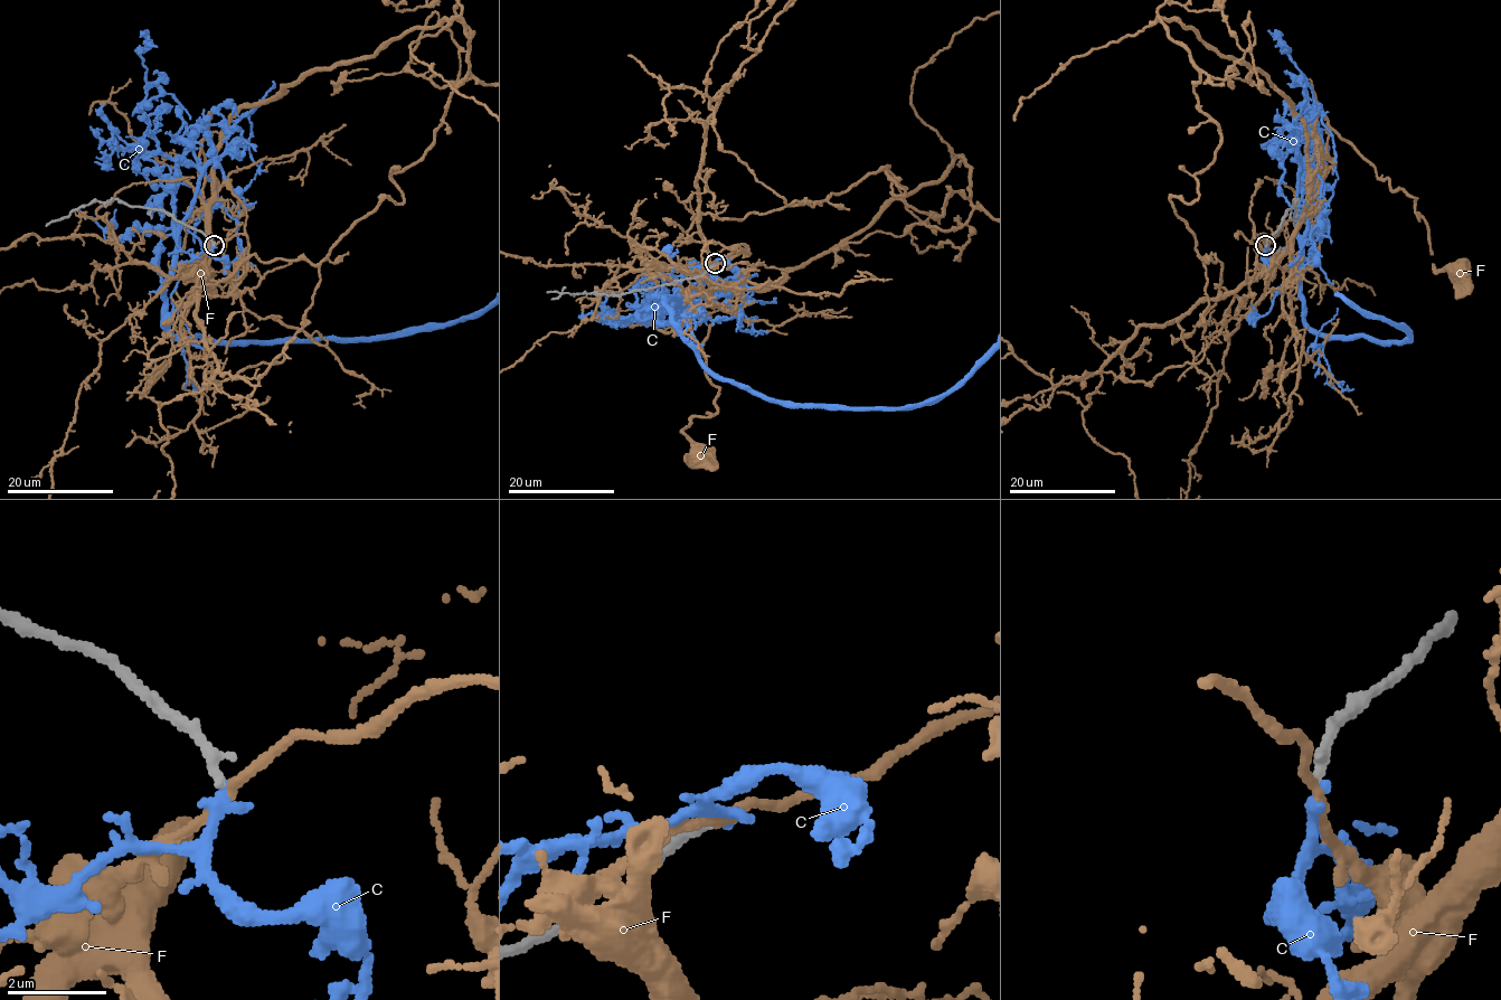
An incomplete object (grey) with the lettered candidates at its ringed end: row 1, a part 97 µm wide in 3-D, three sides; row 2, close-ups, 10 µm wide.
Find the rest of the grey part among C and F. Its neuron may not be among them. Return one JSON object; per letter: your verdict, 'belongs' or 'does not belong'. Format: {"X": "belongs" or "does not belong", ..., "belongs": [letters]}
{"C": "does not belong", "F": "does not belong", "belongs": []}

